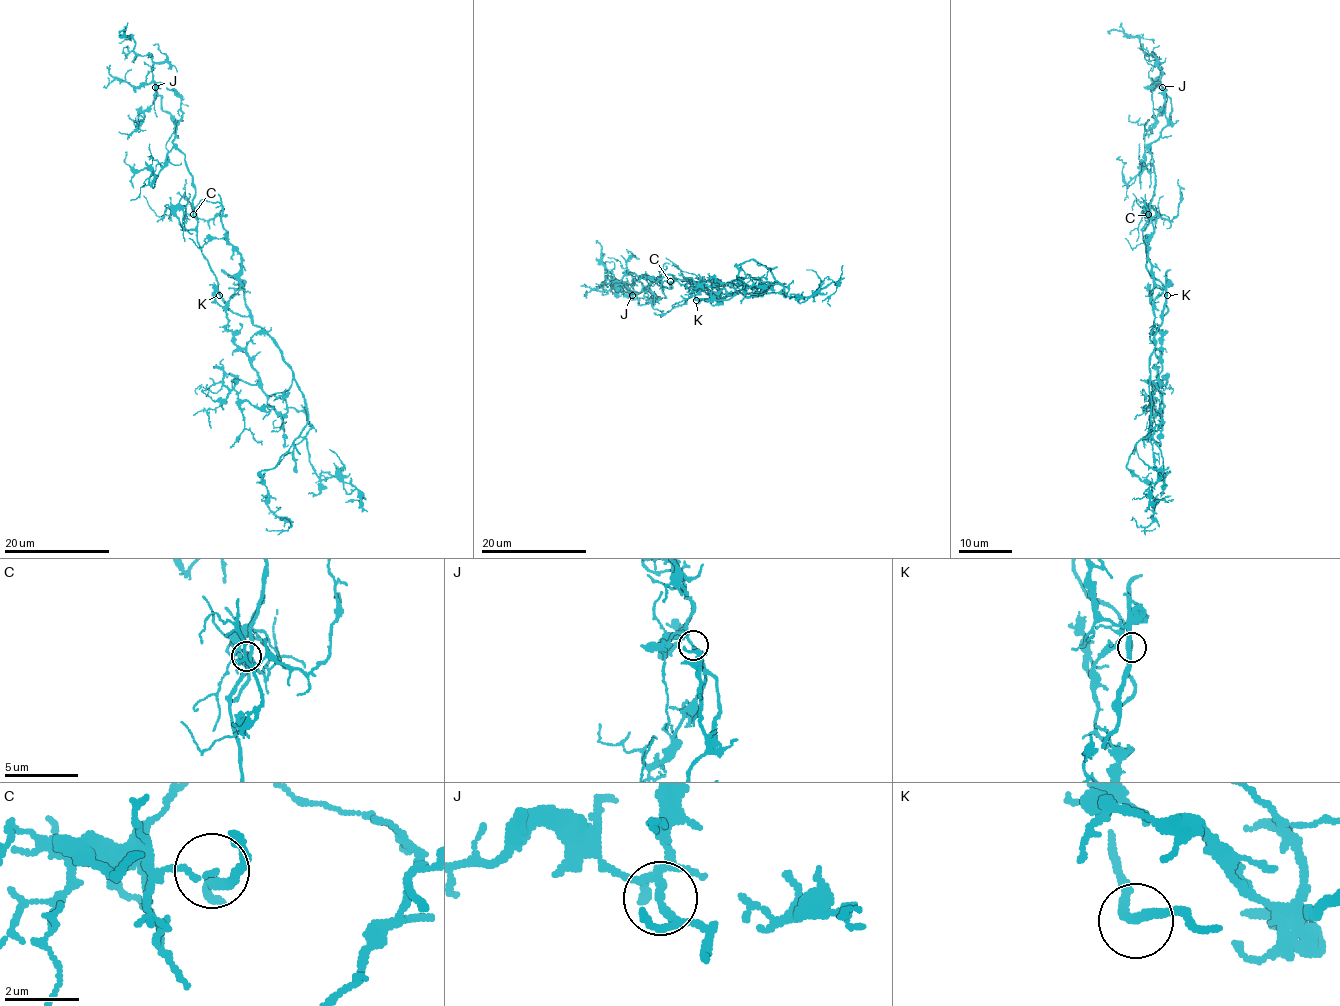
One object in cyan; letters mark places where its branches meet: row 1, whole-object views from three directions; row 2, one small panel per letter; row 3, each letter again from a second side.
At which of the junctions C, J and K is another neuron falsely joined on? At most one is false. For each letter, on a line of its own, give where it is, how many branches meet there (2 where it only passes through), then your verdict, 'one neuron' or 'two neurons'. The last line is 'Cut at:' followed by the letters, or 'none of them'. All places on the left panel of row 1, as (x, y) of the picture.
C: (193, 214) | 3 | one neuron
J: (155, 87) | 2 | one neuron
K: (219, 295) | 2 | one neuron
Cut at: none of them

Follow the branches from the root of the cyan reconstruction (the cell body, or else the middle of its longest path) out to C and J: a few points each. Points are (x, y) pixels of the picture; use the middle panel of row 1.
C: (697, 298), (695, 298), (694, 286), (686, 279), (674, 276), (670, 281)
J: (697, 298), (686, 279), (674, 276), (671, 288), (650, 285), (649, 302), (639, 305), (631, 296)

